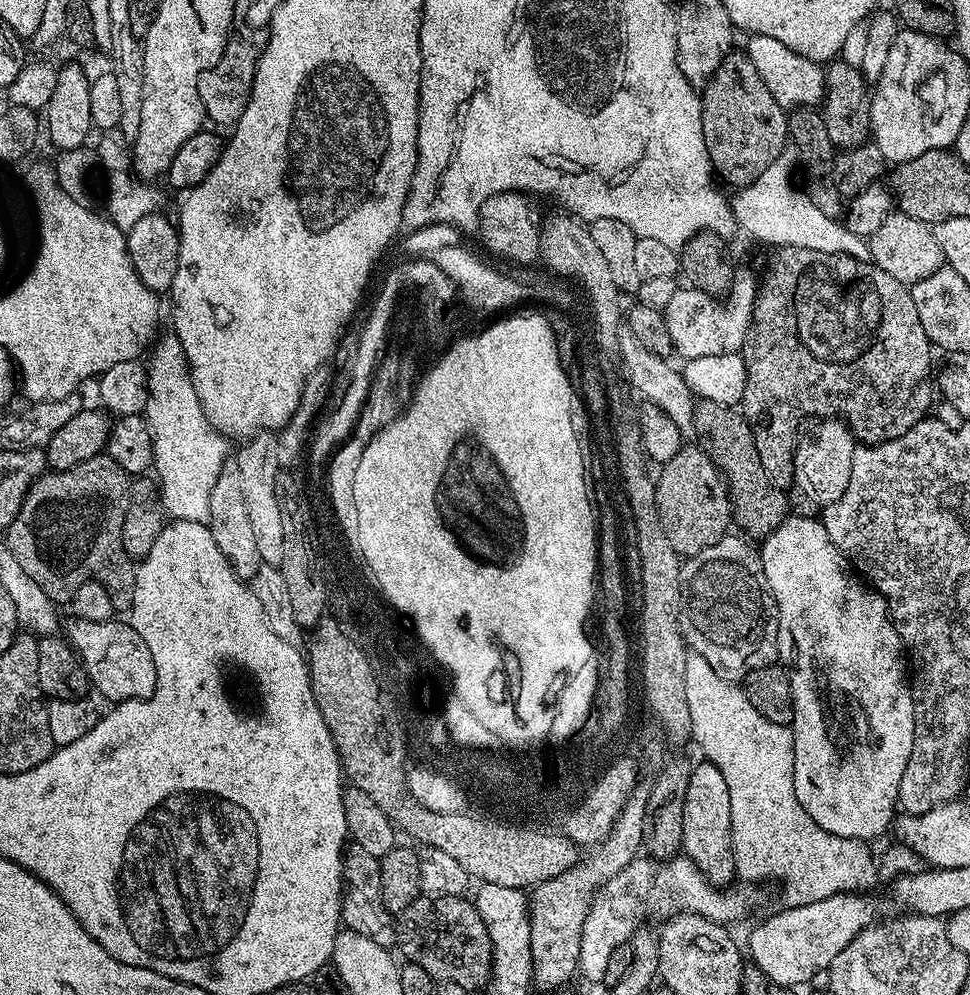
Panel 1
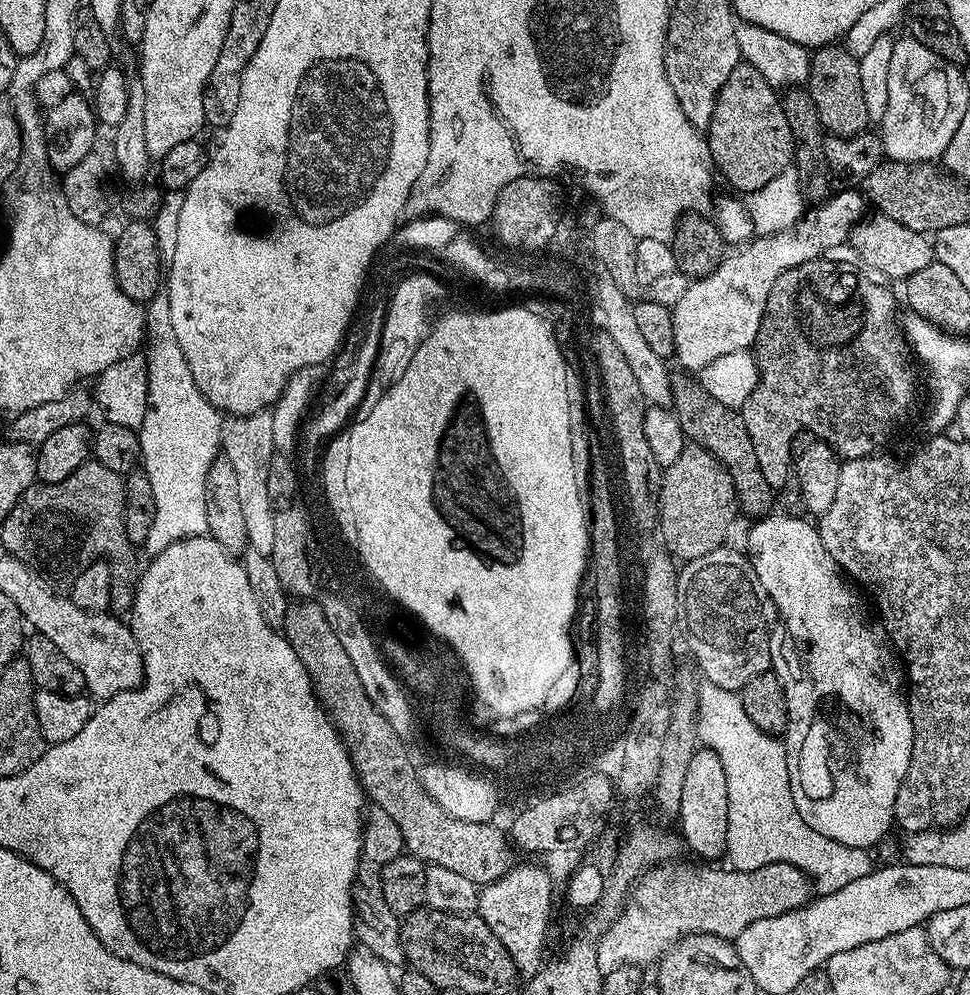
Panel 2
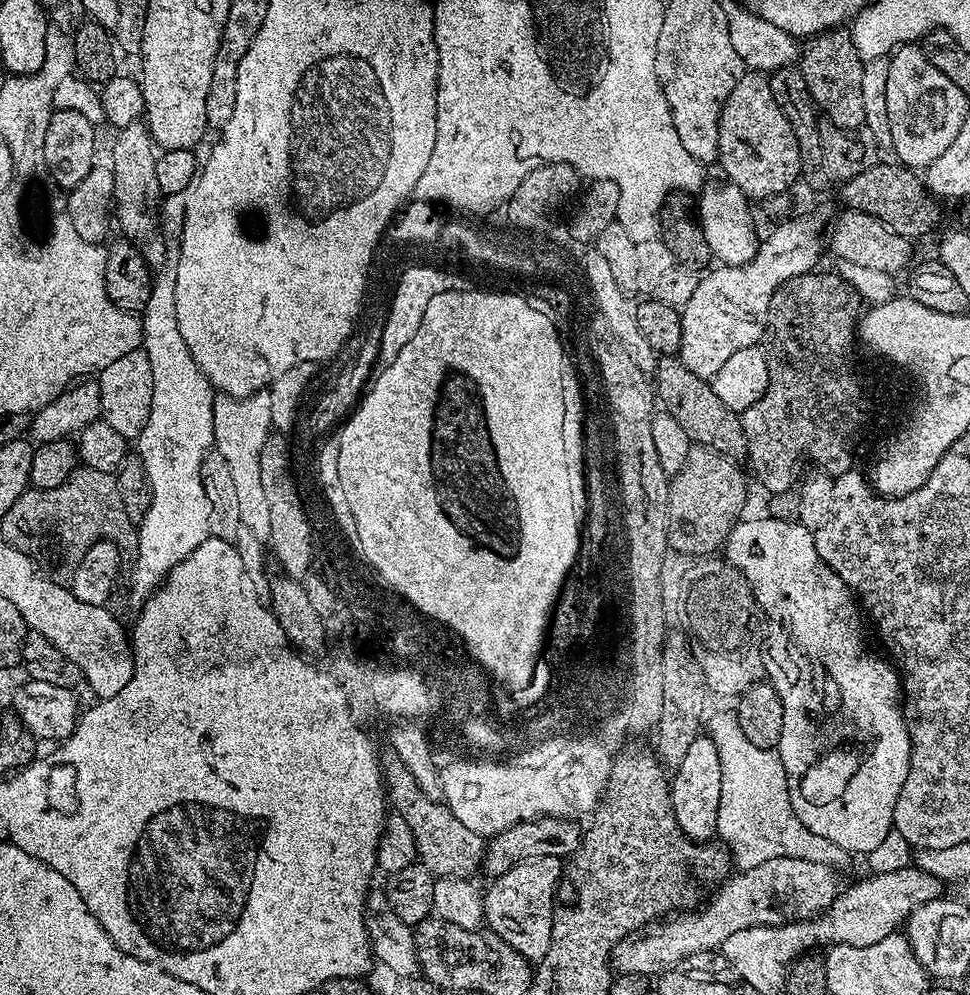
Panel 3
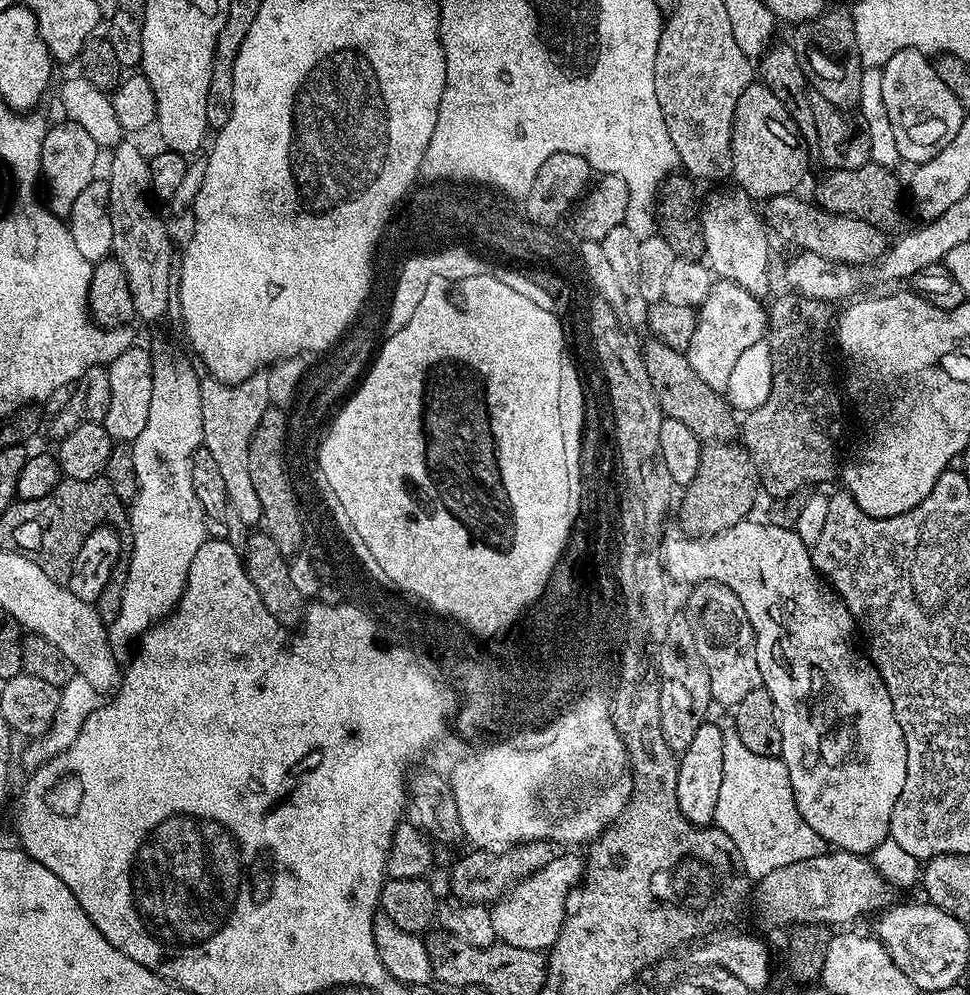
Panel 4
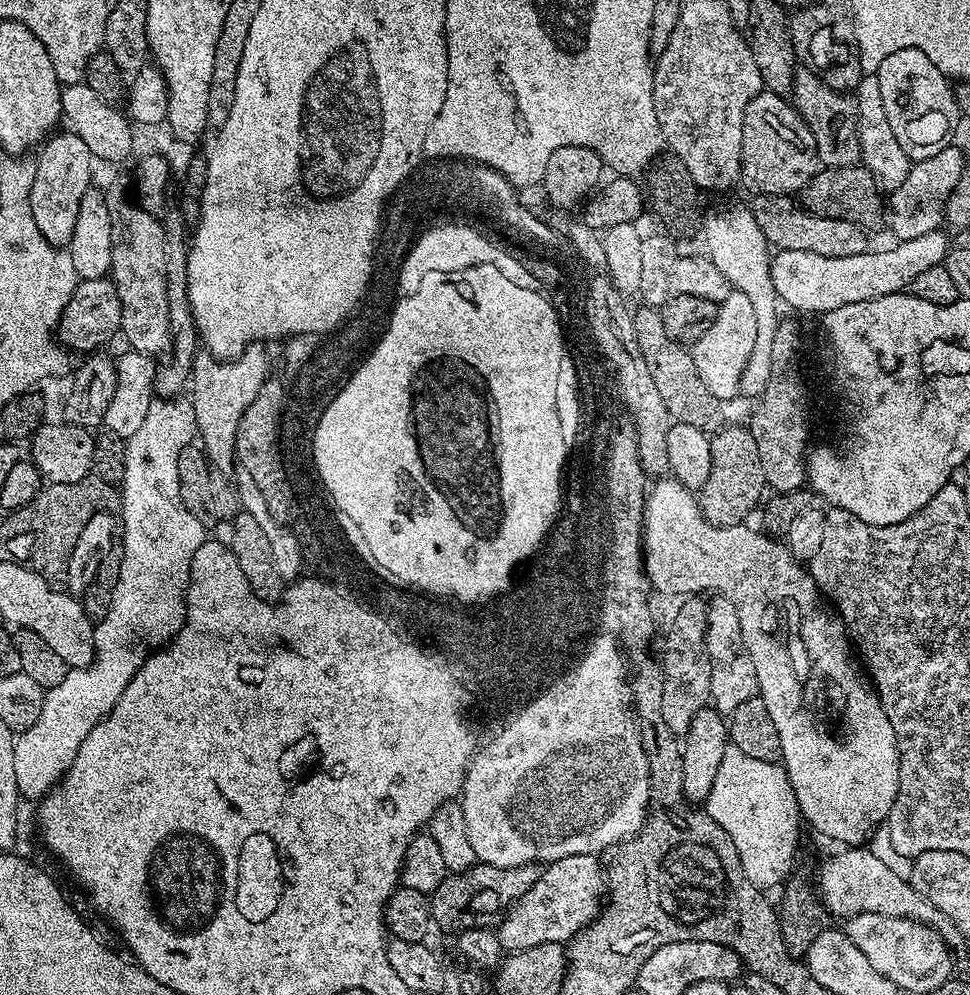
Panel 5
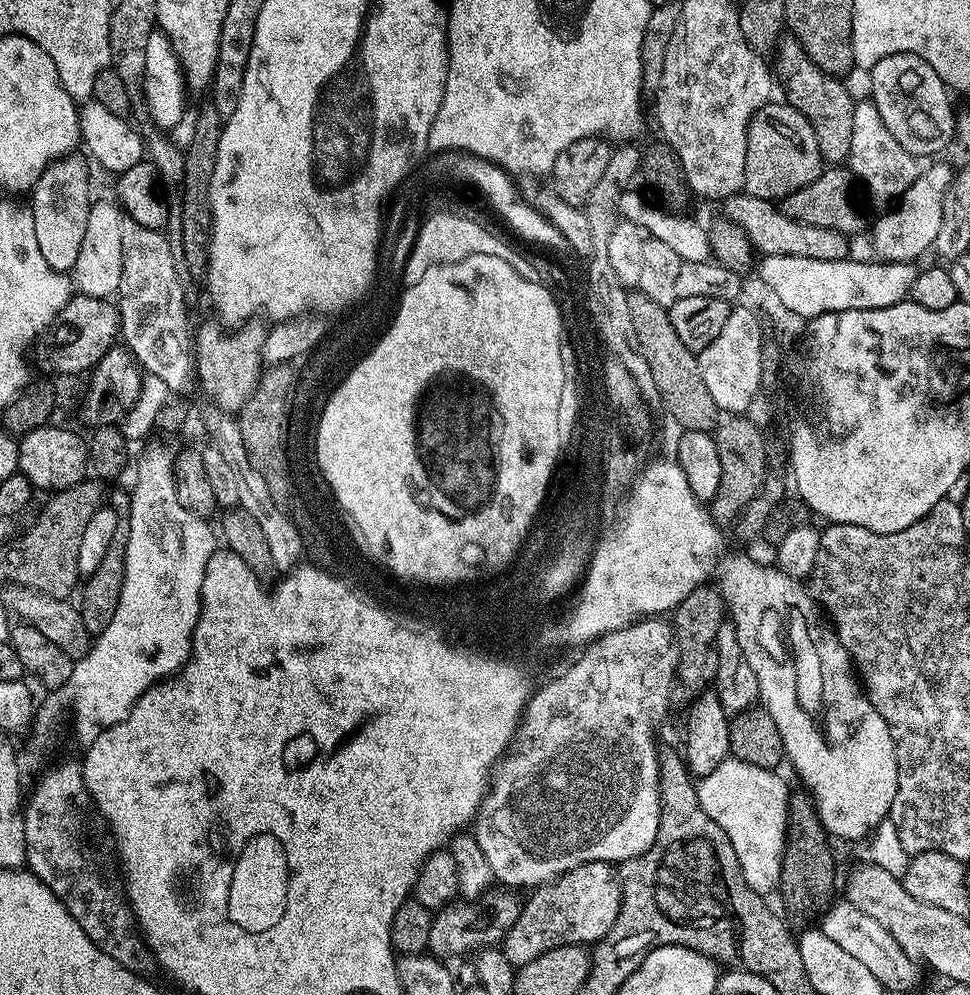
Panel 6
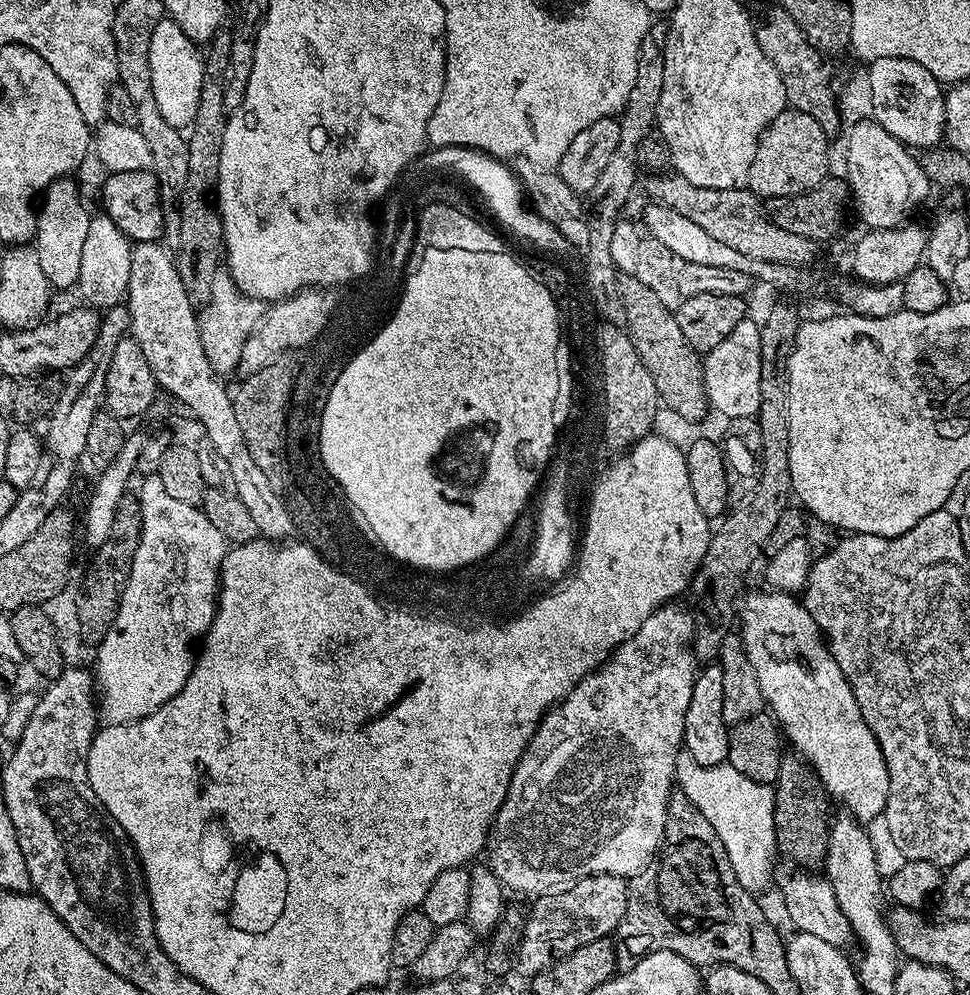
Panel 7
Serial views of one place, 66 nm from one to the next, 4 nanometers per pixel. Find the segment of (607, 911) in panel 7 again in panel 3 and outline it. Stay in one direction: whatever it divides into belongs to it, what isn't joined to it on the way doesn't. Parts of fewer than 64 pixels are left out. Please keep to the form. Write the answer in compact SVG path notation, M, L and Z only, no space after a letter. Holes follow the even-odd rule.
M535 856L515 864L506 874L495 877L483 893L484 920L502 942L514 946L529 962L539 962L550 946L556 883L560 880L559 856Z

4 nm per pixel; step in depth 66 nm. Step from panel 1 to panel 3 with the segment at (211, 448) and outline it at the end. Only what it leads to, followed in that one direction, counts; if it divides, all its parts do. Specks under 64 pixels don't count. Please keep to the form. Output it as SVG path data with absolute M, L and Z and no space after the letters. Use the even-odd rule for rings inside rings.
M170 246L166 258L157 269L152 279L152 293L146 302L140 320L142 349L149 356L150 368L153 370L153 401L150 402L149 420L138 439L138 455L148 476L148 486L152 489L152 501L147 514L139 521L138 554L132 568L132 600L136 606L144 601L163 584L164 579L192 553L197 545L208 539L212 527L212 507L206 498L204 482L200 479L200 467L206 453L213 447L212 401L214 392L212 383L204 377L202 370L194 362L190 350L178 330L178 314L174 302L174 286L178 278L178 258L180 249Z

